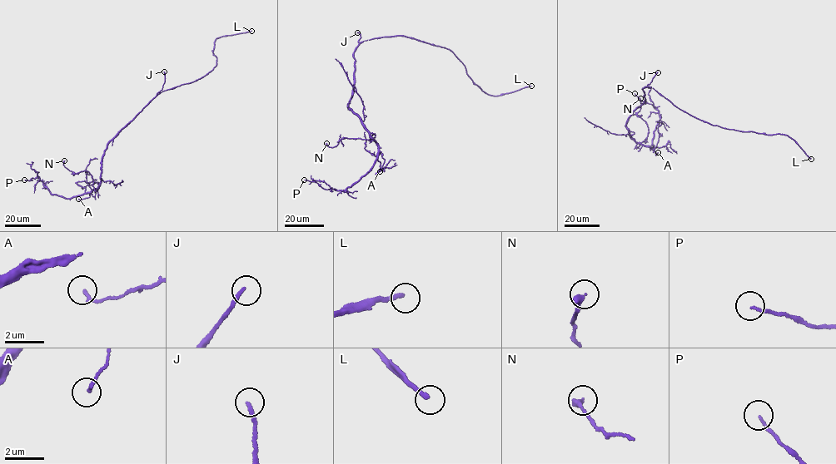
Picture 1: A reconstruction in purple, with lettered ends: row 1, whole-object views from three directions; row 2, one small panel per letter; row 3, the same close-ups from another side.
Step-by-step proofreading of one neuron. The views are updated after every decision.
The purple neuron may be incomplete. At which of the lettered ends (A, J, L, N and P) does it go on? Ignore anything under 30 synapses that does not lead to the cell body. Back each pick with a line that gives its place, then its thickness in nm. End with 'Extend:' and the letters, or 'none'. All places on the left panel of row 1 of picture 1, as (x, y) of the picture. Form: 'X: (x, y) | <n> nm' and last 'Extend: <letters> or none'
J: (164, 71) | 170 nm
L: (251, 31) | 220 nm
Extend: J, L

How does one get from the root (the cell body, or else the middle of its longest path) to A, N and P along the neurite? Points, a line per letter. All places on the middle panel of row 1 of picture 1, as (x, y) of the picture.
A: (354, 56), (355, 80), (348, 106), (362, 120), (385, 159), (380, 171)
N: (354, 56), (355, 80), (348, 106), (362, 120), (370, 140), (346, 138), (332, 147), (326, 143)
P: (354, 56), (355, 80), (348, 106), (377, 145), (376, 159), (370, 170), (344, 190), (325, 189), (304, 180)

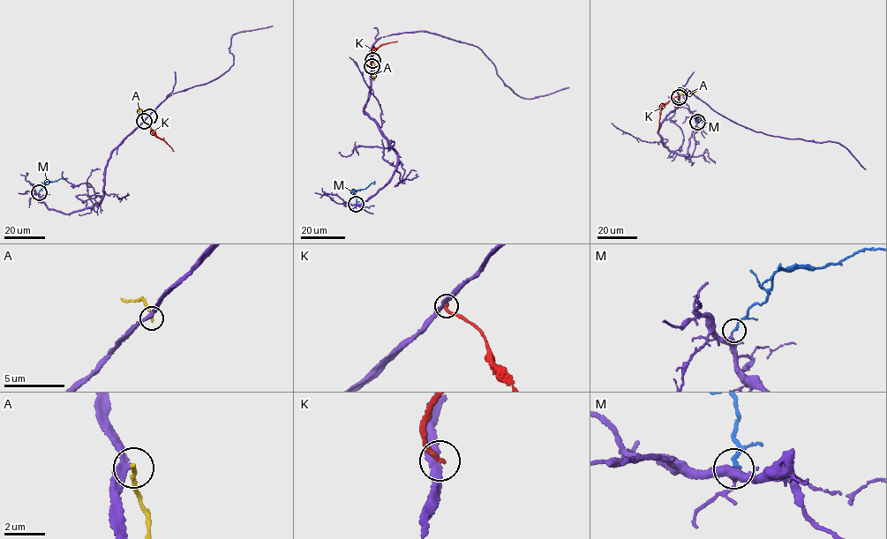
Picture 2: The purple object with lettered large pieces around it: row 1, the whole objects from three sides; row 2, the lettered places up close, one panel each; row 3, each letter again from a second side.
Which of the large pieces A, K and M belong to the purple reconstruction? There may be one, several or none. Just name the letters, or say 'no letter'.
M

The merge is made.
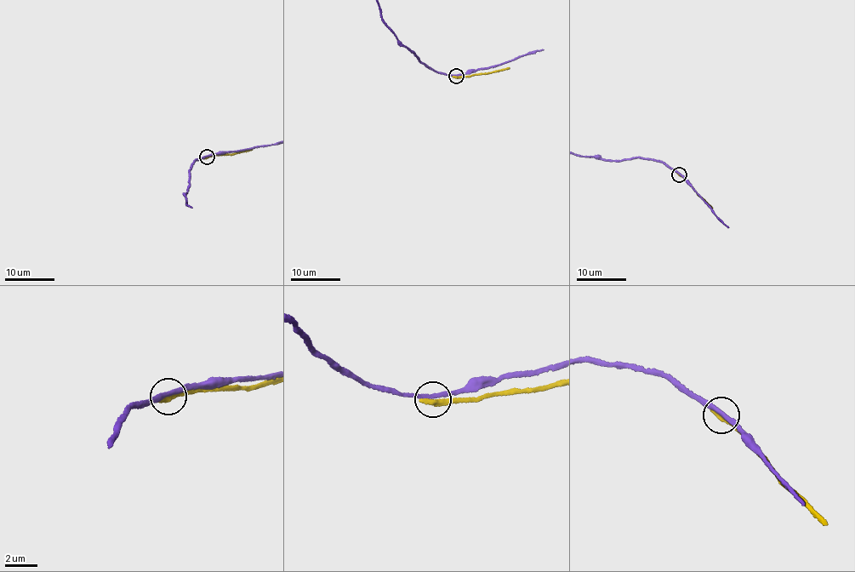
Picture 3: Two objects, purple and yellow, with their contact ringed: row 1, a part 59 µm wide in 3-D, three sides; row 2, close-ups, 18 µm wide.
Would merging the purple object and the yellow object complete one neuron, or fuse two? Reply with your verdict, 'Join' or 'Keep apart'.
Keep apart

